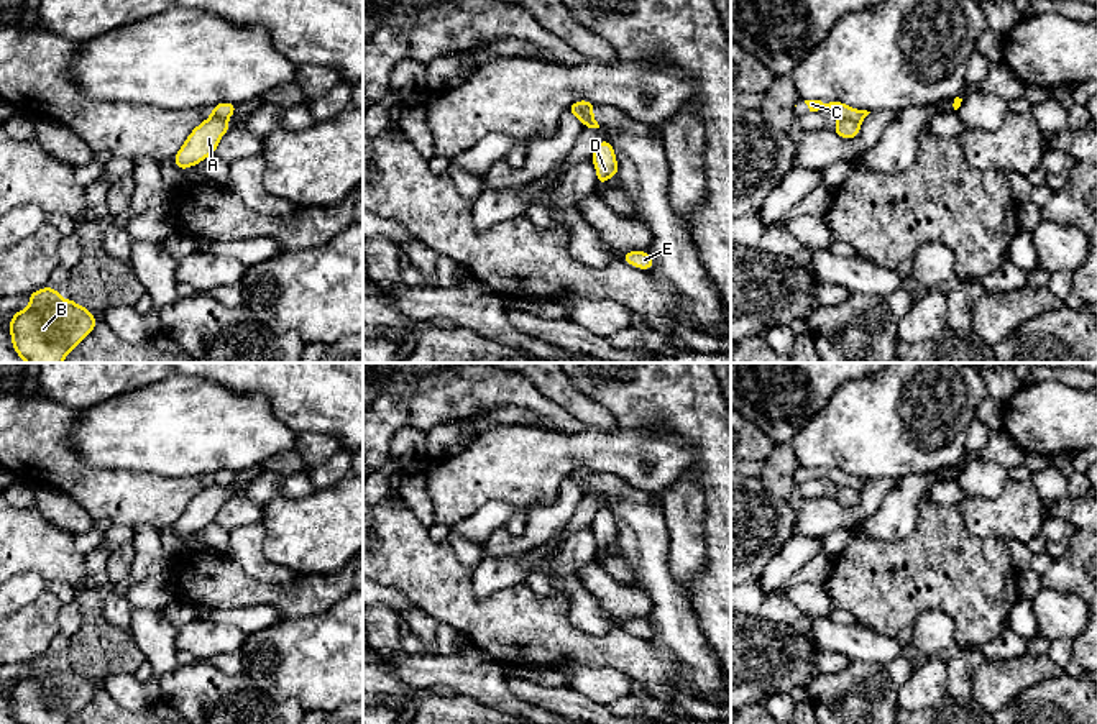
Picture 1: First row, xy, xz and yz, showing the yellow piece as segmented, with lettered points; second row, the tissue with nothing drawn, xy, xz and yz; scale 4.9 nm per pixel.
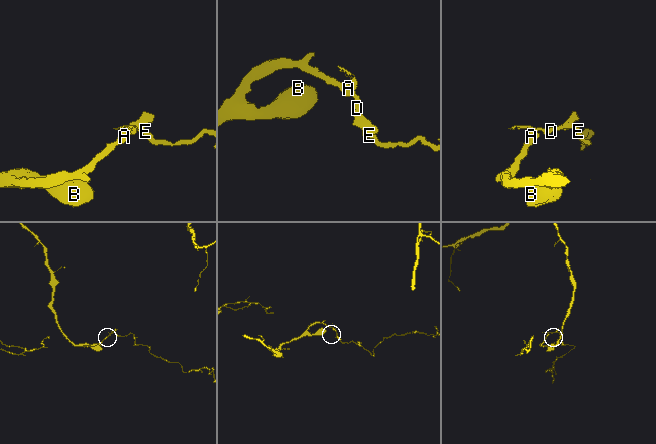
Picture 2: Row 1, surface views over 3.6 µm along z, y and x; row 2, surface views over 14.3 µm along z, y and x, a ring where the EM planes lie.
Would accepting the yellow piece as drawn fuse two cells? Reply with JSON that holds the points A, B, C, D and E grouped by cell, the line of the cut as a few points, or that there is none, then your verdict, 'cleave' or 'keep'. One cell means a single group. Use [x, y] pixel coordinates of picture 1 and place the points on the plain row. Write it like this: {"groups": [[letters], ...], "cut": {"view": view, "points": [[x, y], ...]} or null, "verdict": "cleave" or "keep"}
{"groups": [["A", "B"], ["C", "D", "E"]], "cut": {"view": "yz", "points": [[838, 486], [854, 486], [859, 491]]}, "verdict": "cleave"}

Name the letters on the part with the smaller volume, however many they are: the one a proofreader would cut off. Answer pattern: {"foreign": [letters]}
{"foreign": ["C", "D", "E"]}

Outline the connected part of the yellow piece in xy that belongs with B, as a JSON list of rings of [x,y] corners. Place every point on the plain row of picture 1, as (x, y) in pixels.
[[[56,655],[30,660],[30,673],[10,685],[18,724],[67,724],[99,691],[90,676],[62,667]]]

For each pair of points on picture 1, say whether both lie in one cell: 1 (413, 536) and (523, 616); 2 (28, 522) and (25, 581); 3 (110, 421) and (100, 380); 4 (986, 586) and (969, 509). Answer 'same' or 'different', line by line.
1: same
2: different
3: different
4: different

